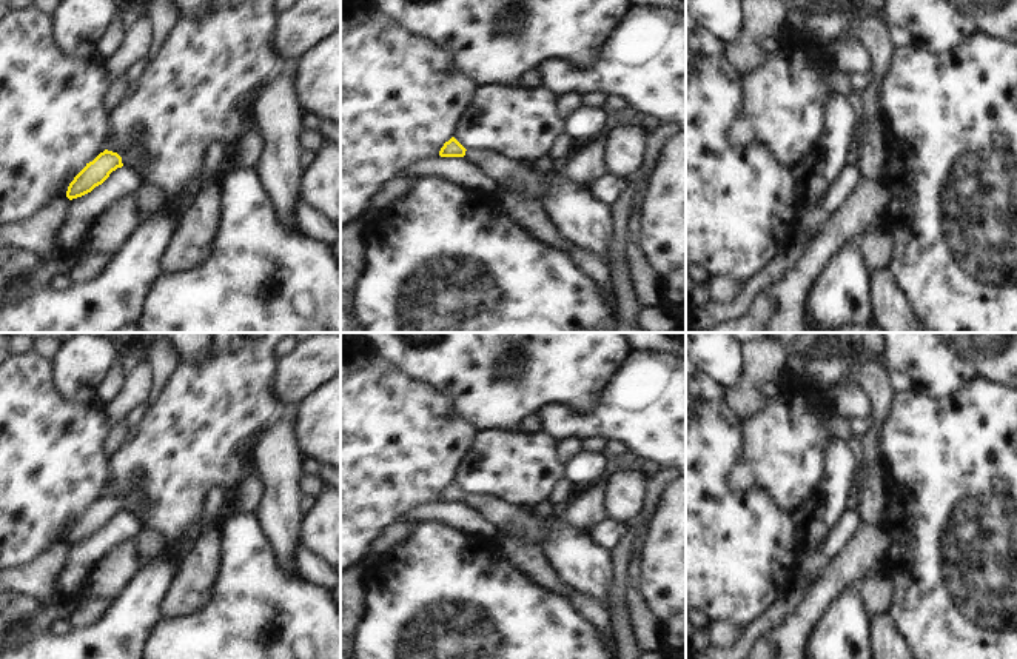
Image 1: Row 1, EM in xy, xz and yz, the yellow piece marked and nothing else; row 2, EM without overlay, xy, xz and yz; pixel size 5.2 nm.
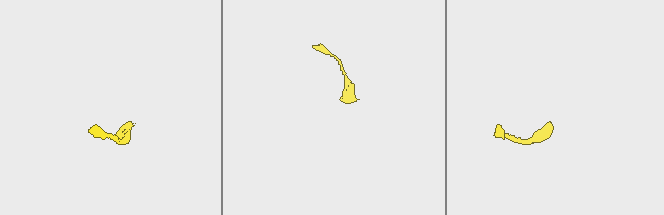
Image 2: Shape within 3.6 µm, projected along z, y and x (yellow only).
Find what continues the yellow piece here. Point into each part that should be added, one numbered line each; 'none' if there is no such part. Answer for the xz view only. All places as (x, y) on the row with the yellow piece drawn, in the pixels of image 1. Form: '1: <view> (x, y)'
1: xz (587, 163)

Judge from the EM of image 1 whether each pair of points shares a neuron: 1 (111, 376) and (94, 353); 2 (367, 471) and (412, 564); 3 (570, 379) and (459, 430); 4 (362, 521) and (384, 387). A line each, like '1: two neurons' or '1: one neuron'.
1: two neurons
2: two neurons
3: two neurons
4: one neuron

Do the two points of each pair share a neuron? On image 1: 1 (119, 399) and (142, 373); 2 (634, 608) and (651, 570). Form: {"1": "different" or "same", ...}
{"1": "same", "2": "different"}

